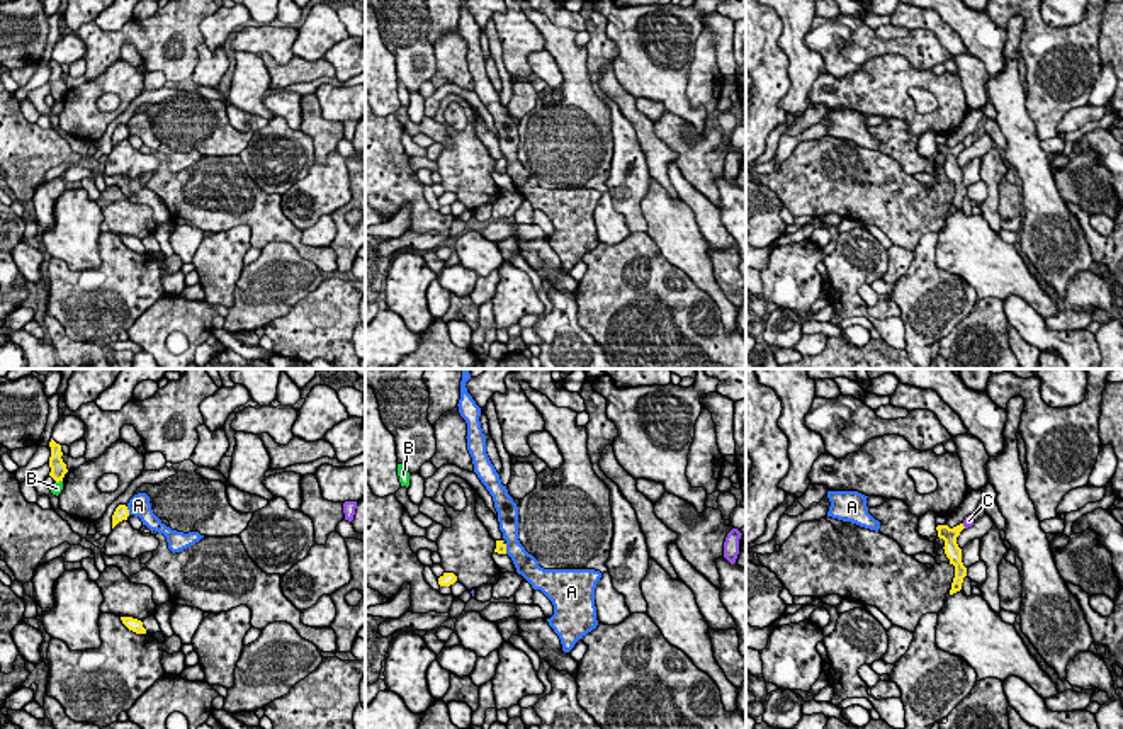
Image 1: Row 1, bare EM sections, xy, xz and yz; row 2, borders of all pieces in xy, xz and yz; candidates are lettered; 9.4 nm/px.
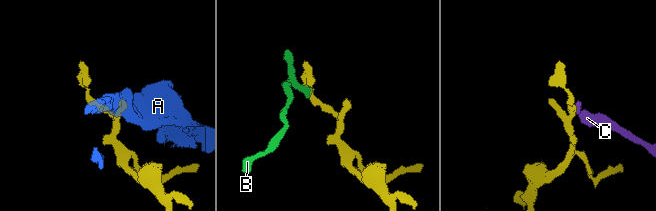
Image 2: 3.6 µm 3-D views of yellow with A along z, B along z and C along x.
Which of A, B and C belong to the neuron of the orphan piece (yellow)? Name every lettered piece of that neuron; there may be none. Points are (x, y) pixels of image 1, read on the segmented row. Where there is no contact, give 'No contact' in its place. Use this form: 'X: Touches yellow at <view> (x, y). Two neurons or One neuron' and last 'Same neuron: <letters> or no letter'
A: Touches yellow at xy (128, 510). Two neurons
B: Touches yellow at xy (58, 481). Two neurons
C: Touches yellow at yz (962, 525). Two neurons
Same neuron: no letter

